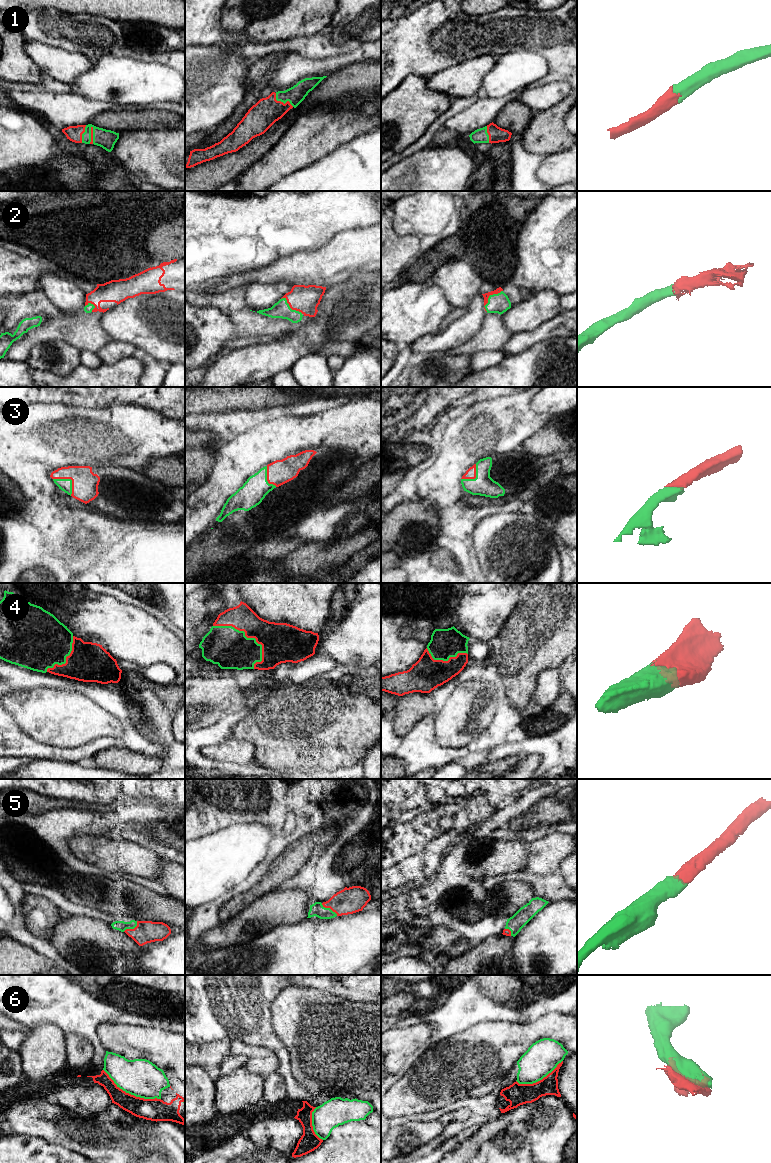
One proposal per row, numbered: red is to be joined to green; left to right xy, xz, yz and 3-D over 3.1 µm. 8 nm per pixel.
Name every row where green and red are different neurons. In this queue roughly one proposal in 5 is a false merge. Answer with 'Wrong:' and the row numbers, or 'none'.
Wrong: 6

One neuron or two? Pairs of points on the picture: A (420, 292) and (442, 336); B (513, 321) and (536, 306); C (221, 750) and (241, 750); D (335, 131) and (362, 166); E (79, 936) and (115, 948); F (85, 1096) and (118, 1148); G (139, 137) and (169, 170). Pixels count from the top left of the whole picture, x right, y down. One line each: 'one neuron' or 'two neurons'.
A: two neurons
B: one neuron
C: one neuron
D: two neurons
E: one neuron
F: two neurons
G: one neuron

